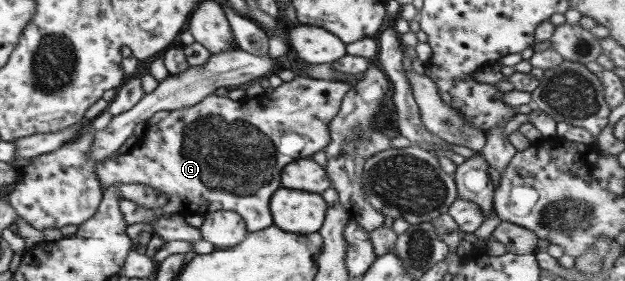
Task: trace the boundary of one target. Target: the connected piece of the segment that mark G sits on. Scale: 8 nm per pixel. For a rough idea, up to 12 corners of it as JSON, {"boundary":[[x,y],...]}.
{"boundary":[[298,75],[273,93],[157,111],[132,149],[96,165],[126,225],[239,213],[294,159],[330,144],[354,82]]}

